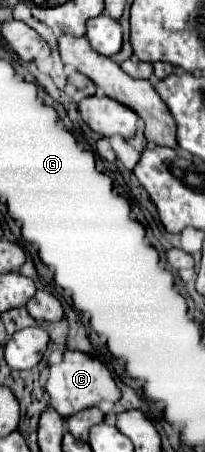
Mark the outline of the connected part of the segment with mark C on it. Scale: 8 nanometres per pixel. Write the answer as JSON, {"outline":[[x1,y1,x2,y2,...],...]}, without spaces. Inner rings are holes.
{"outline":[[65,350,63,360,49,368,49,378,47,378,45,390,51,396,51,406,63,418,83,410,83,408,95,406,101,400,117,402,121,398,121,392,111,376,111,372,105,368,105,364,101,364,97,358,93,358,85,352,79,352,79,350]]}

